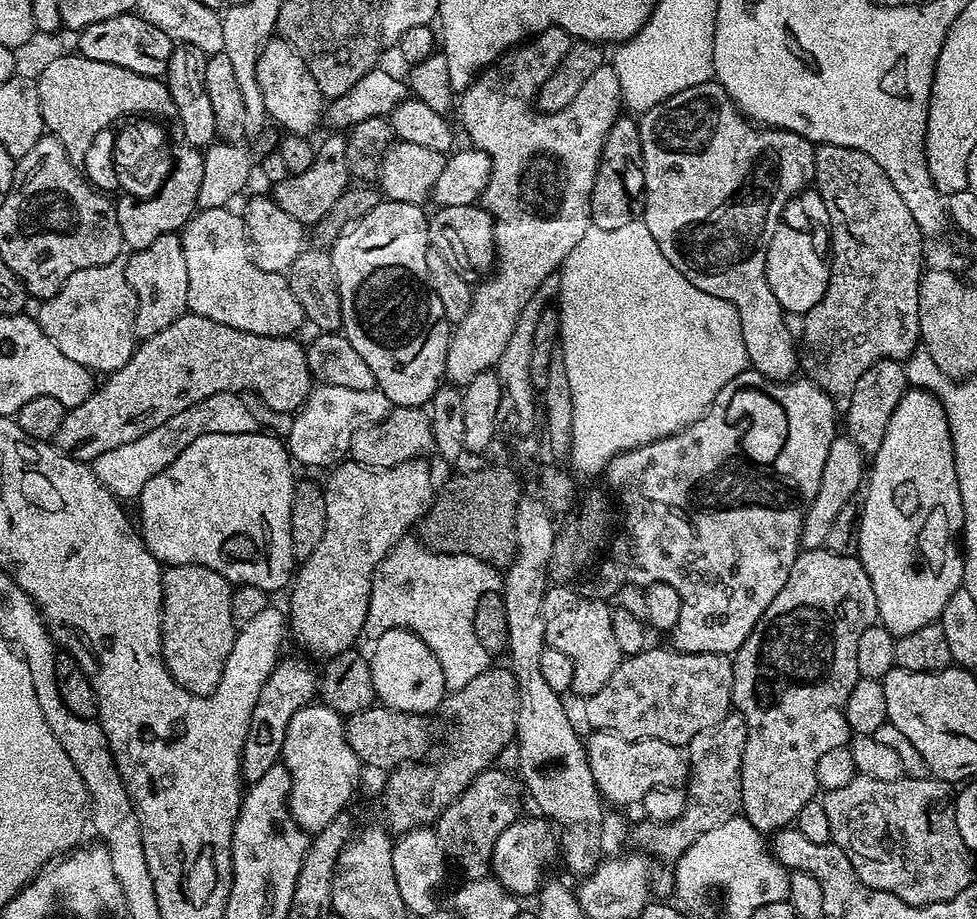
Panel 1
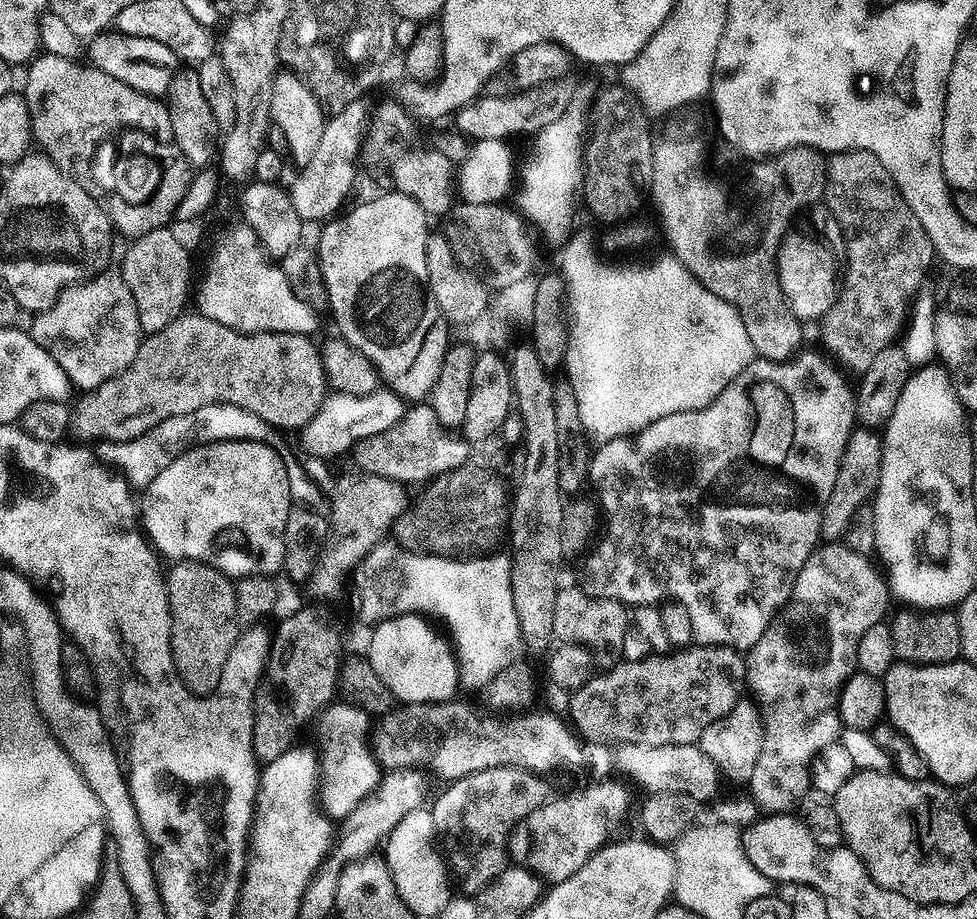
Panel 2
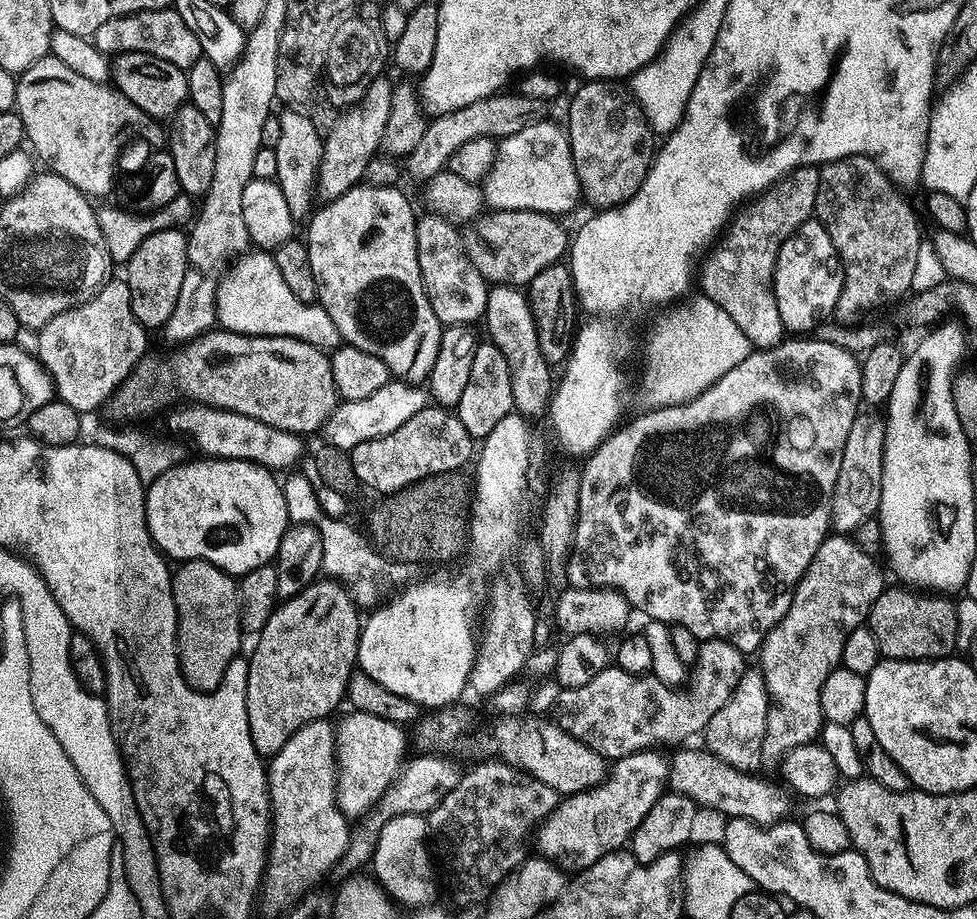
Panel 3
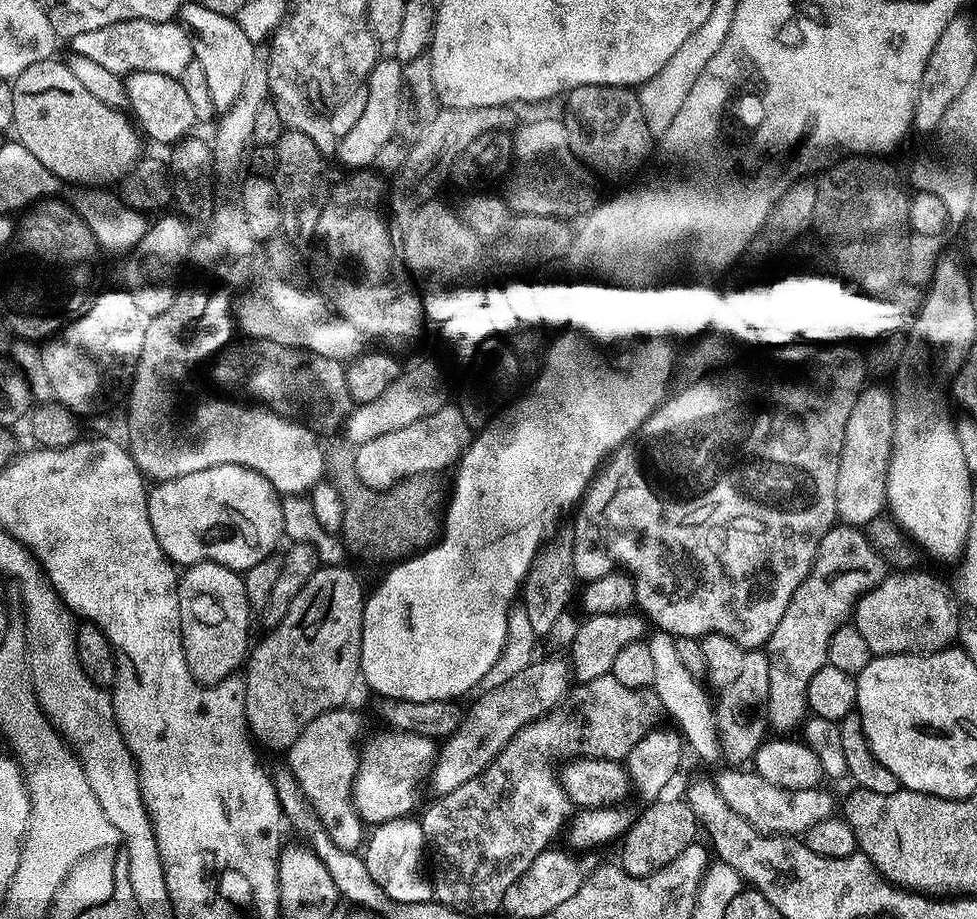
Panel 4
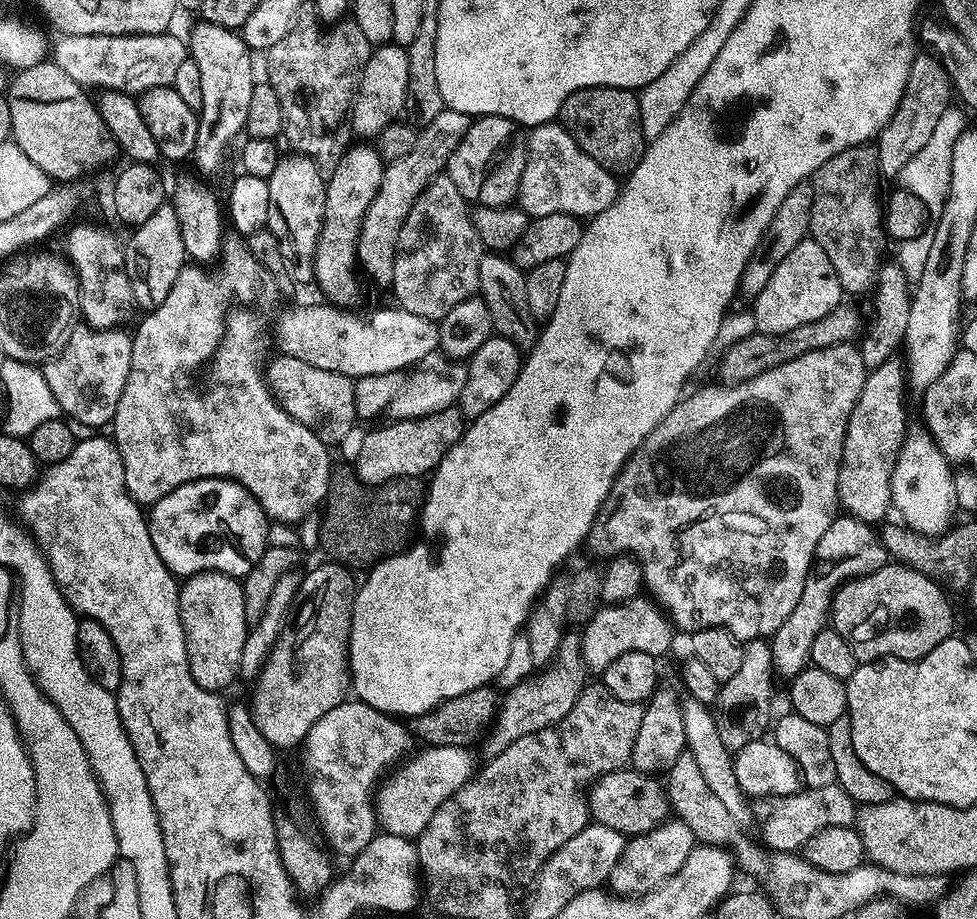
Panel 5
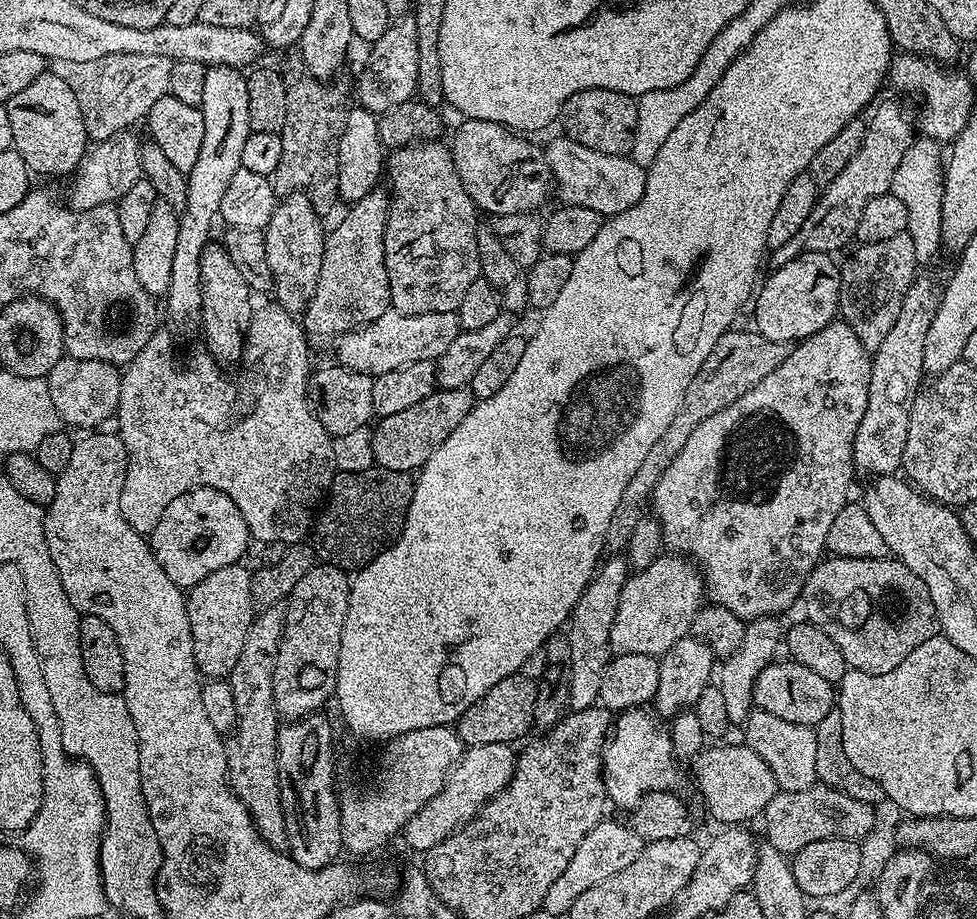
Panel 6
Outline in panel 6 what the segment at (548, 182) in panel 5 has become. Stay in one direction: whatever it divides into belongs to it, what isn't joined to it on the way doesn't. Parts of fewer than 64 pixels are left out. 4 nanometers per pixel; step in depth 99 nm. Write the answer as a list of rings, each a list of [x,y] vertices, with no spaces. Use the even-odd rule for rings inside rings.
[[[563,134],[557,136],[557,140],[546,144],[546,155],[548,169],[552,171],[555,195],[557,192],[564,204],[586,206],[586,210],[598,210],[600,216],[607,218],[622,214],[622,210],[630,210],[630,206],[642,198],[648,177],[645,165],[636,164],[628,156],[590,150]]]

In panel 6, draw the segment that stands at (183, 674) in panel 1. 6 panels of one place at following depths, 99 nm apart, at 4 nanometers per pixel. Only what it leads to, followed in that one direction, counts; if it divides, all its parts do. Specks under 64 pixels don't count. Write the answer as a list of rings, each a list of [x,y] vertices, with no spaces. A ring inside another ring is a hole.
[[[243,563],[222,566],[214,574],[206,574],[187,593],[188,621],[194,642],[194,662],[201,677],[208,680],[227,678],[238,666],[238,654],[242,654],[242,642],[254,619],[252,603],[252,572],[244,569]]]

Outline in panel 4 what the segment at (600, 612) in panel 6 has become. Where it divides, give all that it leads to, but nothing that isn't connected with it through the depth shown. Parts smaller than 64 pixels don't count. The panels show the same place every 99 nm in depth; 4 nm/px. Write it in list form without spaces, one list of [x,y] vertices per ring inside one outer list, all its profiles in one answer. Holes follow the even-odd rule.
[[[552,655],[556,656],[548,656],[545,660],[533,659],[532,664],[526,666],[526,670],[518,670],[518,674],[514,674],[514,678],[502,682],[502,686],[481,691],[479,693],[481,696],[477,698],[476,702],[471,707],[467,707],[464,721],[460,723],[460,729],[439,745],[436,767],[430,777],[430,788],[433,788],[436,796],[450,794],[450,790],[458,790],[458,786],[462,786],[462,782],[470,782],[470,778],[482,774],[482,770],[486,770],[486,766],[490,766],[490,762],[494,762],[494,758],[507,746],[510,738],[514,738],[514,734],[518,734],[518,730],[522,730],[530,722],[547,716],[553,708],[560,707],[561,702],[570,691],[574,677],[571,663],[565,657],[564,660],[560,657],[563,655]]]

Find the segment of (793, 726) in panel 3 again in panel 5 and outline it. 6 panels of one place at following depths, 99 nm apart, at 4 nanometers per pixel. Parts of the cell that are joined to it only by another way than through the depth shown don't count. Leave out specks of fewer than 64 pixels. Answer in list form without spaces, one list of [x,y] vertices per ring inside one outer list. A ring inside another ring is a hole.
[[[847,514],[837,515],[836,519],[830,522],[826,534],[822,534],[814,550],[812,569],[808,571],[806,586],[802,586],[802,598],[798,598],[794,614],[790,614],[790,618],[786,618],[775,636],[771,637],[773,669],[779,675],[781,672],[785,678],[791,678],[797,676],[803,668],[809,667],[810,646],[830,620],[830,593],[845,580],[854,580],[858,576],[870,574],[889,563],[889,560],[888,551],[873,525]]]

